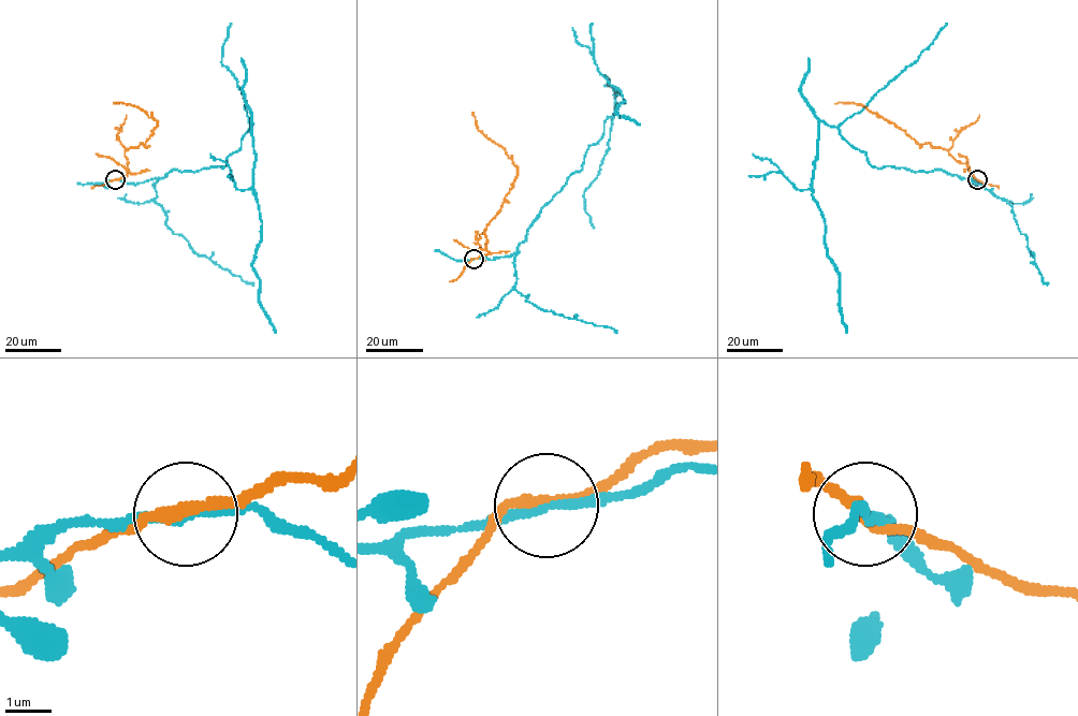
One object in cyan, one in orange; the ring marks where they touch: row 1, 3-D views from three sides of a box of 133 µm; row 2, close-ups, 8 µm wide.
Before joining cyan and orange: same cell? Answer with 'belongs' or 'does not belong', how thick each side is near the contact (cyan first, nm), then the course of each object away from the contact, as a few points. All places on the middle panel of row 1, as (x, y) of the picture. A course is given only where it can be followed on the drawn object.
does not belong | 200/240 nm | cyan via (474, 259), (516, 250), (540, 210), (581, 170), (613, 115), (616, 88), (625, 102), (615, 111), (640, 125) | orange via (474, 259), (489, 253), (484, 229), (500, 209), (518, 167), (506, 149), (478, 130), (472, 113)

